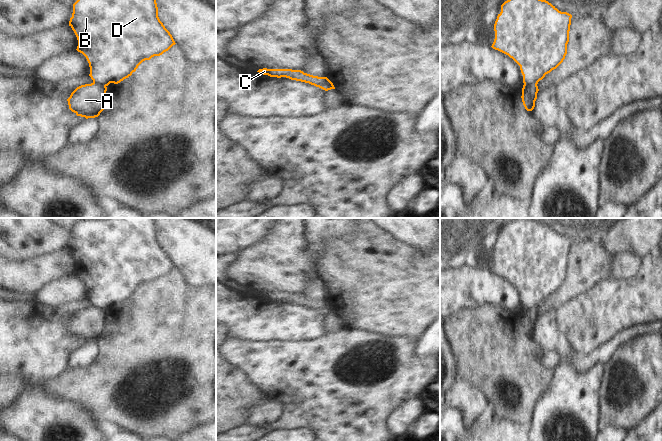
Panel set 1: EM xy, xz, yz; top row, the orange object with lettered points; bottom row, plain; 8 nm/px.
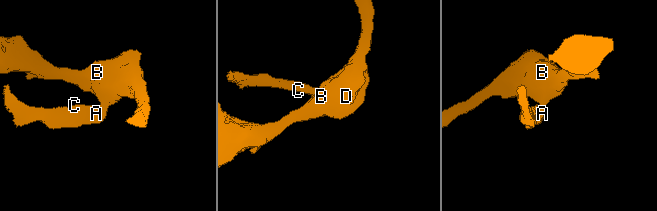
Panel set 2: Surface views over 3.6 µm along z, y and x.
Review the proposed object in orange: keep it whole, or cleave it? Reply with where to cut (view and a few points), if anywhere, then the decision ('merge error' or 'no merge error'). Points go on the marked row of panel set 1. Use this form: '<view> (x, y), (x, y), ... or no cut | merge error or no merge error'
xy (93, 81), (105, 86) | merge error

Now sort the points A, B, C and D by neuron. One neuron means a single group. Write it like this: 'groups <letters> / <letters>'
groups A C / B D

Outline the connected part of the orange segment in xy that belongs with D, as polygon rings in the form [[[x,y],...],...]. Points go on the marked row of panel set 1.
[[[77,0],[73,4],[69,26],[78,40],[76,50],[82,53],[89,63],[89,76],[93,82],[102,86],[120,83],[131,76],[143,61],[162,55],[176,44],[158,17],[156,0]]]

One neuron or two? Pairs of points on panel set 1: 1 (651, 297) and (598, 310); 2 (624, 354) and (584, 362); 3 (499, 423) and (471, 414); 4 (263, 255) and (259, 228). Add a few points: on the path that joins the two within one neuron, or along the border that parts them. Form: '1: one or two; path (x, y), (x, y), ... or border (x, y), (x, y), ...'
1: one; path (638, 289), (627, 289), (611, 301)
2: two; border (627, 340), (616, 349), (604, 364)
3: two; border (484, 409), (477, 419)
4: two; border (274, 228), (265, 238), (248, 248), (243, 254)

